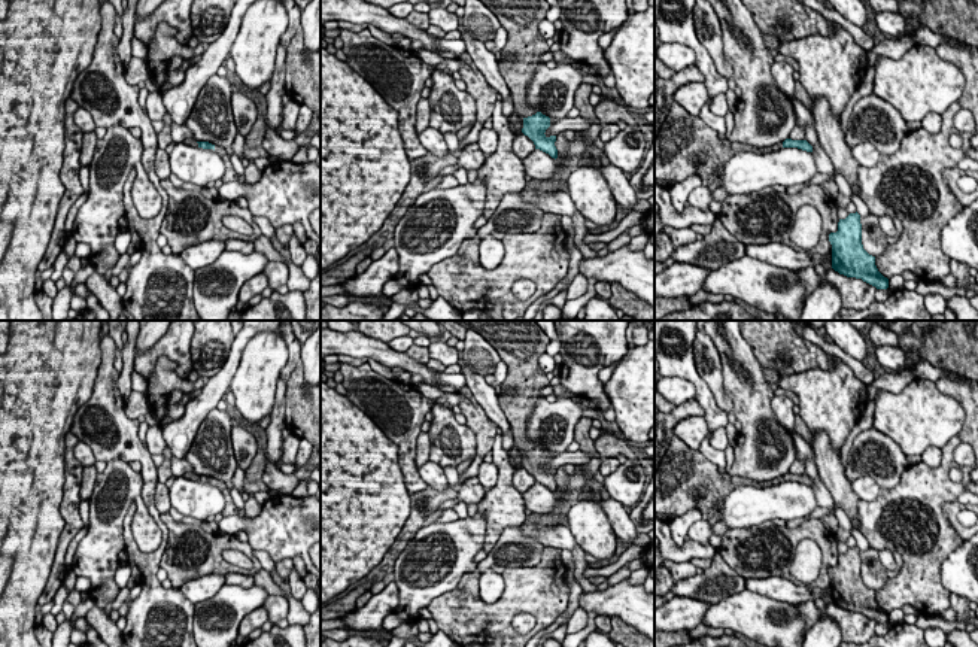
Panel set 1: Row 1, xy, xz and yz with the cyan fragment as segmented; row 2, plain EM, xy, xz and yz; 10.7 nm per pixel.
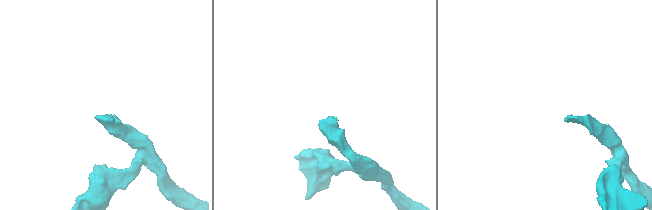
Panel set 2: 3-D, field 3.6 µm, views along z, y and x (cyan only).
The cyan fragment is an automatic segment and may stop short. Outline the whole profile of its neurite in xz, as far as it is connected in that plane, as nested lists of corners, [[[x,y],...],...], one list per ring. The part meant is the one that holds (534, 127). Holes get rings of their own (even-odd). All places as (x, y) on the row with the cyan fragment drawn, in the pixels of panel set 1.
[[[480,0],[499,21],[507,31],[507,45],[501,51],[504,57],[514,57],[510,67],[504,61],[498,63],[513,98],[513,109],[523,118],[522,133],[528,136],[535,149],[558,158],[555,146],[556,136],[547,137],[544,133],[550,127],[550,118],[541,112],[529,109],[526,104],[526,85],[541,55],[552,51],[546,40],[540,37],[538,24],[546,19],[550,4],[546,0]]]

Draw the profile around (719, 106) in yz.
[[[720,92],[711,100],[710,110],[717,116],[726,116],[729,112],[726,92]]]

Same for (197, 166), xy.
[[[183,142],[174,145],[168,161],[173,174],[198,186],[207,186],[209,182],[216,182],[225,174],[225,162],[218,152]]]

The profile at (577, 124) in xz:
[[[580,115],[577,118],[564,118],[561,121],[556,121],[553,125],[550,125],[546,130],[546,137],[558,136],[559,133],[564,133],[567,130],[581,131],[592,125],[590,121],[581,118]]]

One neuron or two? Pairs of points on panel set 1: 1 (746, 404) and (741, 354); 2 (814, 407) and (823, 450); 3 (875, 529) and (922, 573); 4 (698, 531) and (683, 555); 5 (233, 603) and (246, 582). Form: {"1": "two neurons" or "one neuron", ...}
{"1": "one neuron", "2": "two neurons", "3": "one neuron", "4": "two neurons", "5": "two neurons"}

